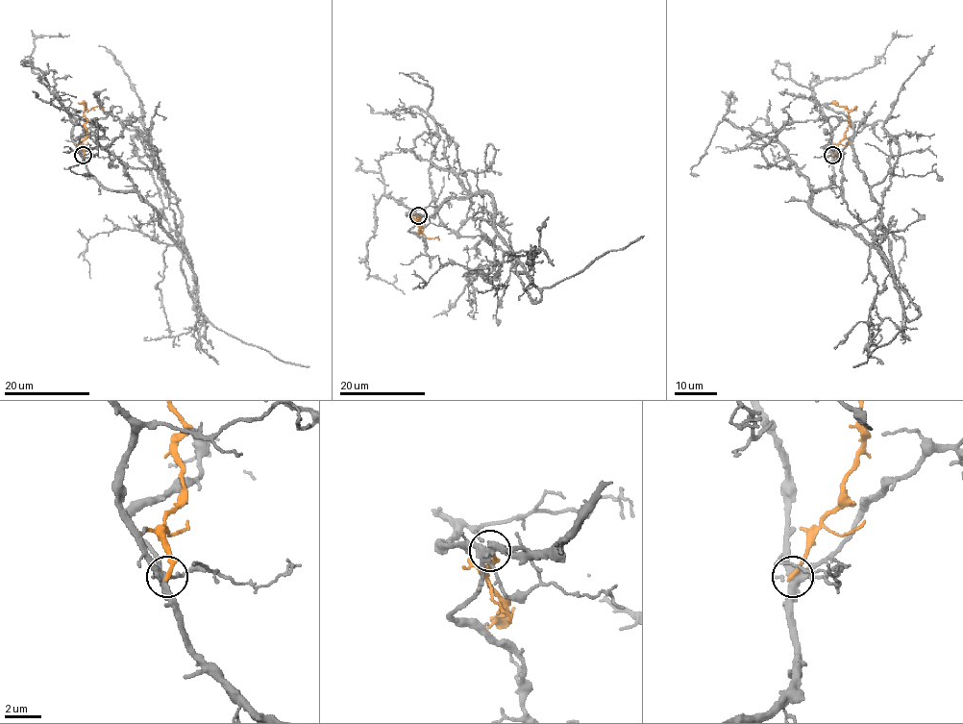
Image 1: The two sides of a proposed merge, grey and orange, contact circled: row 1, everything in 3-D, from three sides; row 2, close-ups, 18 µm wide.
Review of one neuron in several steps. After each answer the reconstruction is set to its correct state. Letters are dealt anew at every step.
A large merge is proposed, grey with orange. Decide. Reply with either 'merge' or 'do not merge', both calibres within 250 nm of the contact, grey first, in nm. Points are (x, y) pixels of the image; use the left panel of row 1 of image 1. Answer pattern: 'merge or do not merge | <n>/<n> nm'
do not merge | 400/220 nm

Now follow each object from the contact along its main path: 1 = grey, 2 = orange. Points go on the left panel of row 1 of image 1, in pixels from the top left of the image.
1: (83, 155), (102, 187), (135, 191), (178, 241), (175, 193), (148, 143), (122, 122), (135, 118), (101, 149)
2: (83, 155), (82, 142), (86, 137), (86, 117), (83, 113), (94, 107), (105, 107)

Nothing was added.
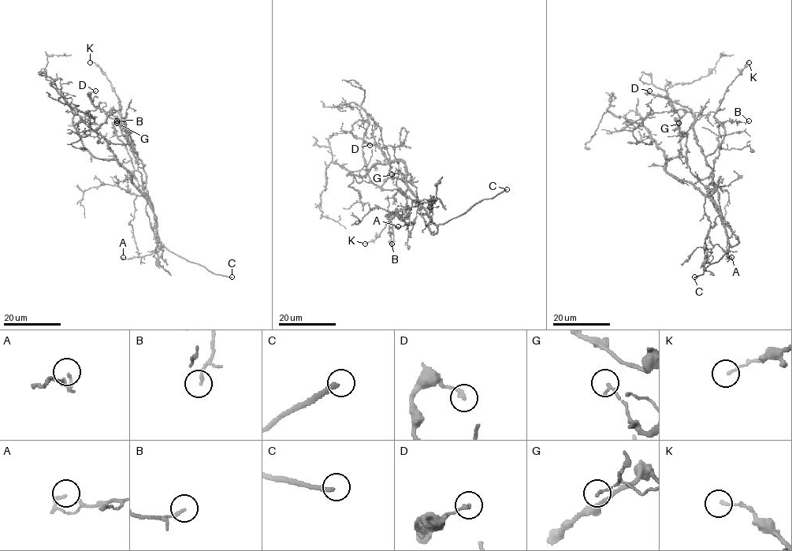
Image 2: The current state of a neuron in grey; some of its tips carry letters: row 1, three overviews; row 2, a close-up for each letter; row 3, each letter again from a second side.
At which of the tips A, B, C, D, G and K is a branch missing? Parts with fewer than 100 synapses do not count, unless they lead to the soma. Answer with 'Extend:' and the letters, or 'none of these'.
Extend: C

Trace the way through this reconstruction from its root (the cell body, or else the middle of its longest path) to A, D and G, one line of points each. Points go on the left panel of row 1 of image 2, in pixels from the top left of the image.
A: (132, 177), (132, 183), (143, 194), (134, 201), (134, 217), (129, 221), (138, 255), (124, 259), (123, 257)
D: (132, 177), (143, 194), (143, 164), (128, 143), (123, 125), (92, 103), (87, 94), (95, 91)
G: (132, 177), (132, 183), (143, 194), (142, 174), (138, 171), (136, 158), (130, 149), (129, 131), (117, 123)

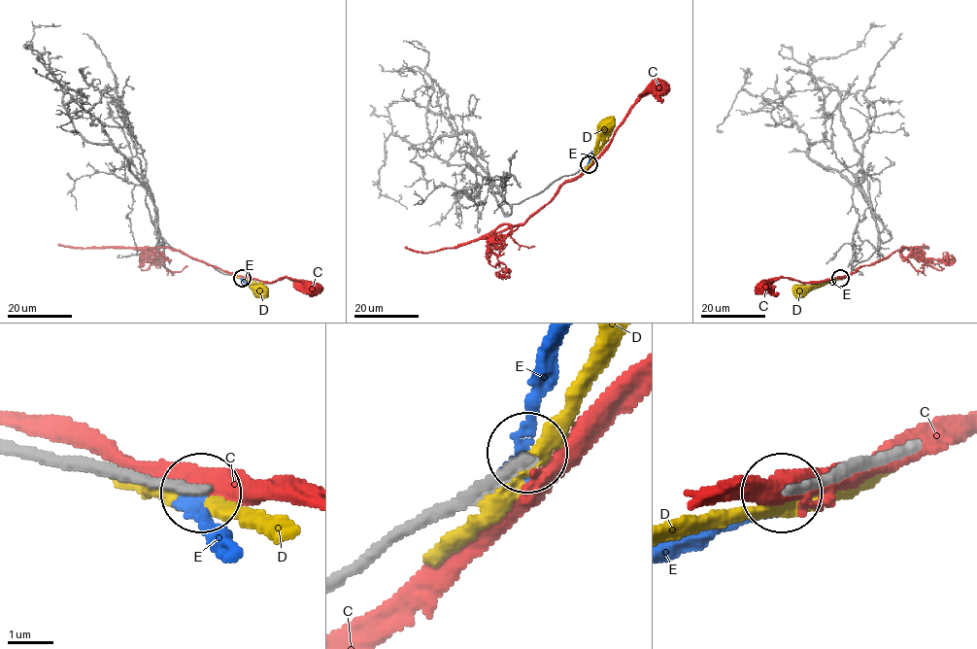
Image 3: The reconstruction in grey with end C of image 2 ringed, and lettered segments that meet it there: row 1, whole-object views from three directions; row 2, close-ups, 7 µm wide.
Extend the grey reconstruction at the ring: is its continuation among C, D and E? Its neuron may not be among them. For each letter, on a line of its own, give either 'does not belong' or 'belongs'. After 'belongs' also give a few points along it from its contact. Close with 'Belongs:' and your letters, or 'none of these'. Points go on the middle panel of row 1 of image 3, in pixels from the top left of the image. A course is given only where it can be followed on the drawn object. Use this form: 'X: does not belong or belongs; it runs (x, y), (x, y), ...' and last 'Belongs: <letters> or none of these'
C: does not belong
D: does not belong
E: does not belong
Belongs: none of these

